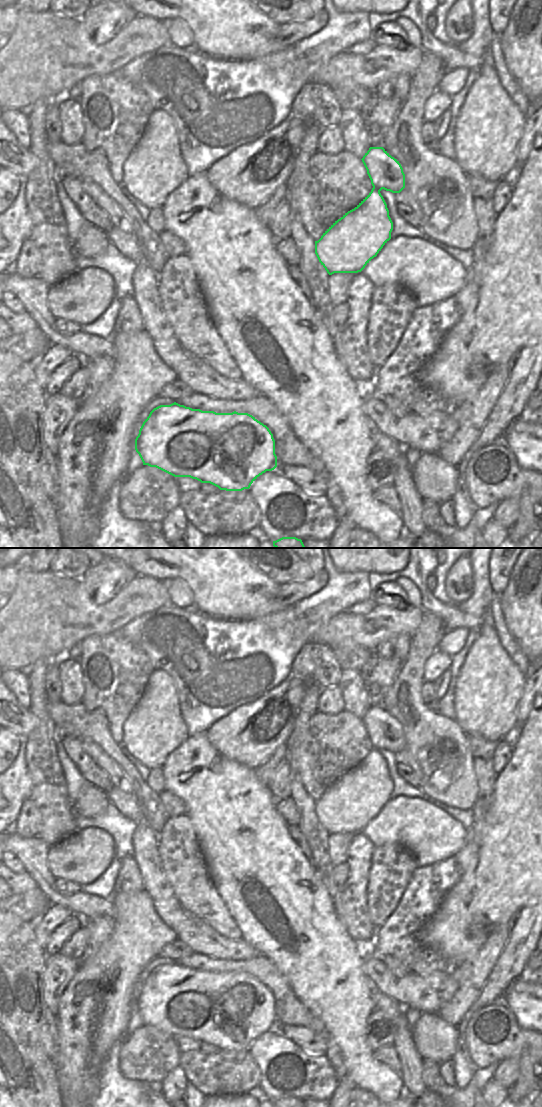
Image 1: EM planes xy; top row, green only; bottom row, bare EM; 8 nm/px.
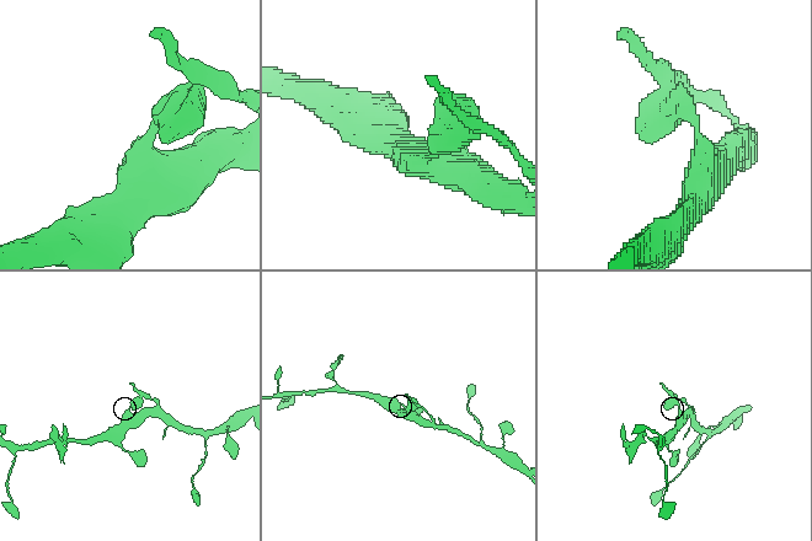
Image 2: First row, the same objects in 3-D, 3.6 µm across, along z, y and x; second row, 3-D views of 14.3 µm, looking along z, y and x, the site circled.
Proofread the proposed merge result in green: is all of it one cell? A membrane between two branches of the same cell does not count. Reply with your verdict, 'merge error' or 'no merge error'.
no merge error

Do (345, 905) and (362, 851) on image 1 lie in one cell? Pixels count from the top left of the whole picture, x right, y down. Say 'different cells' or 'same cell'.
same cell

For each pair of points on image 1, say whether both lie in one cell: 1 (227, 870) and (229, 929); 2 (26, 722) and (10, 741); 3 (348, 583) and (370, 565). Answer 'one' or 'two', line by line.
1: two
2: two
3: two

